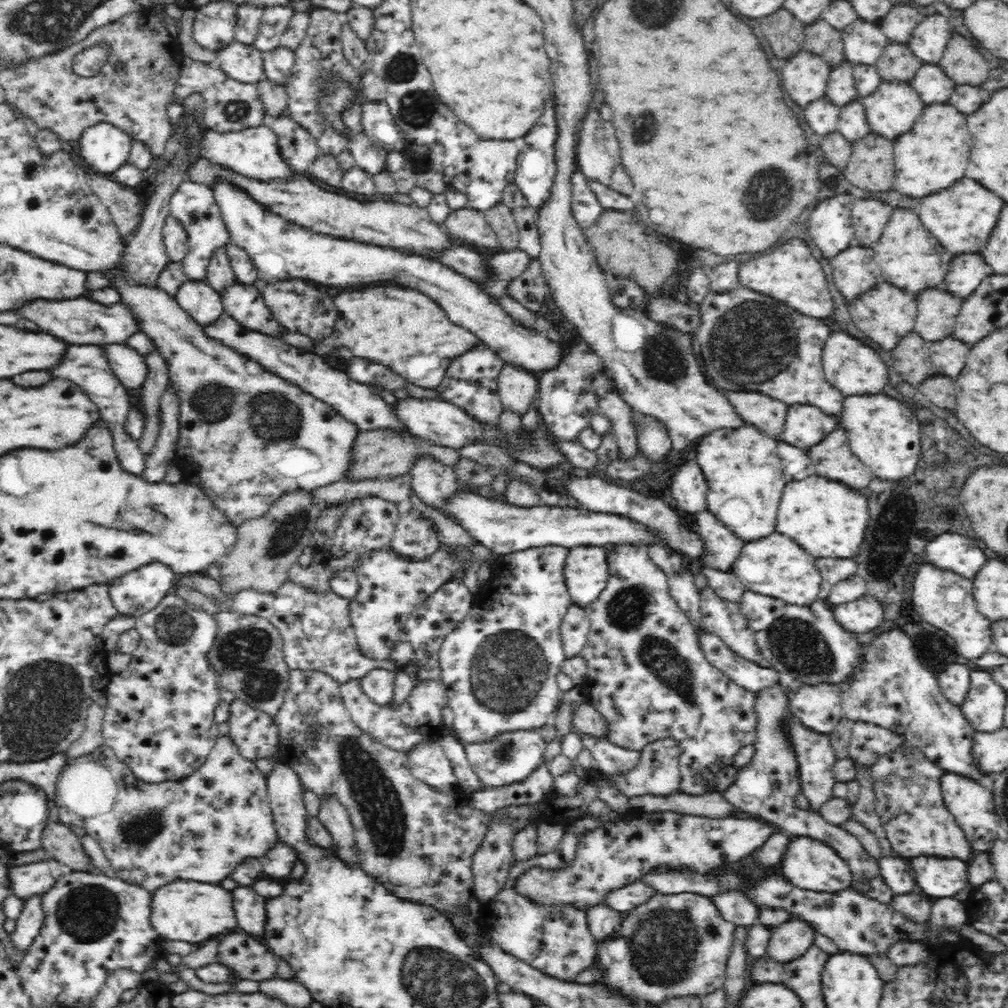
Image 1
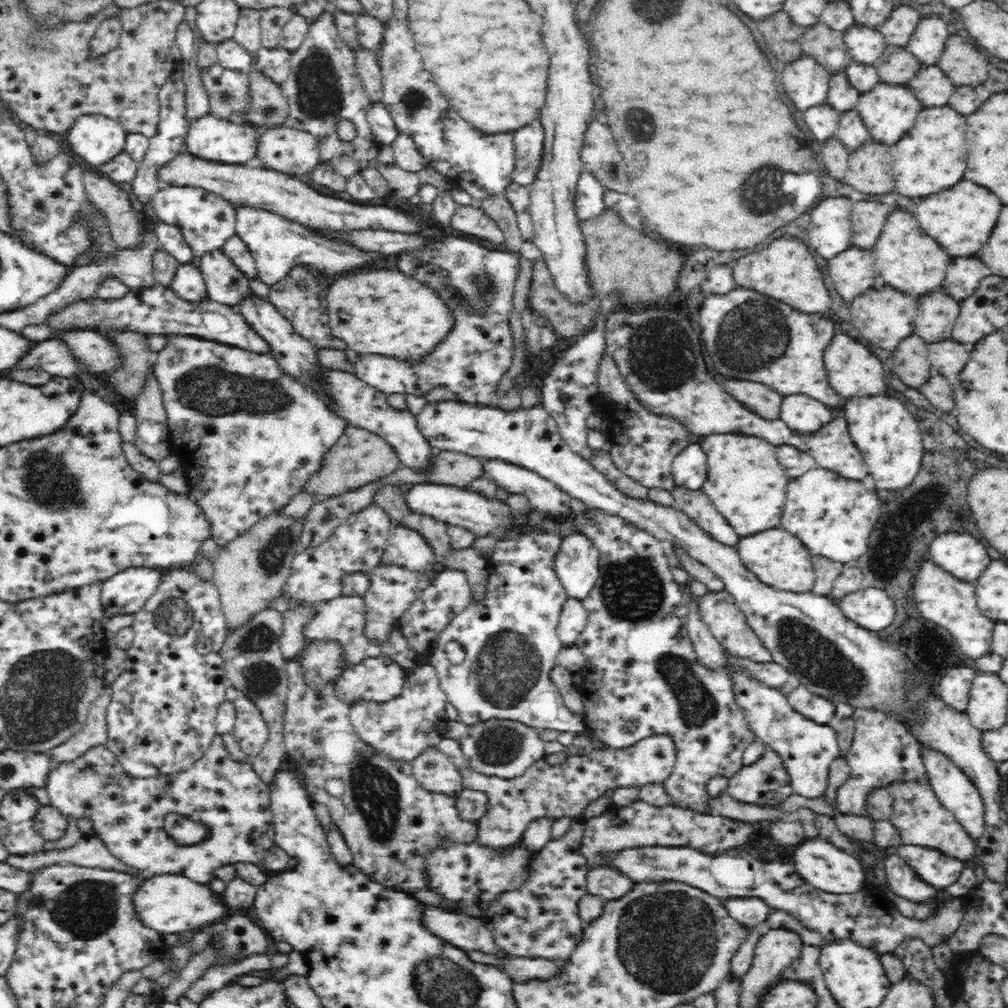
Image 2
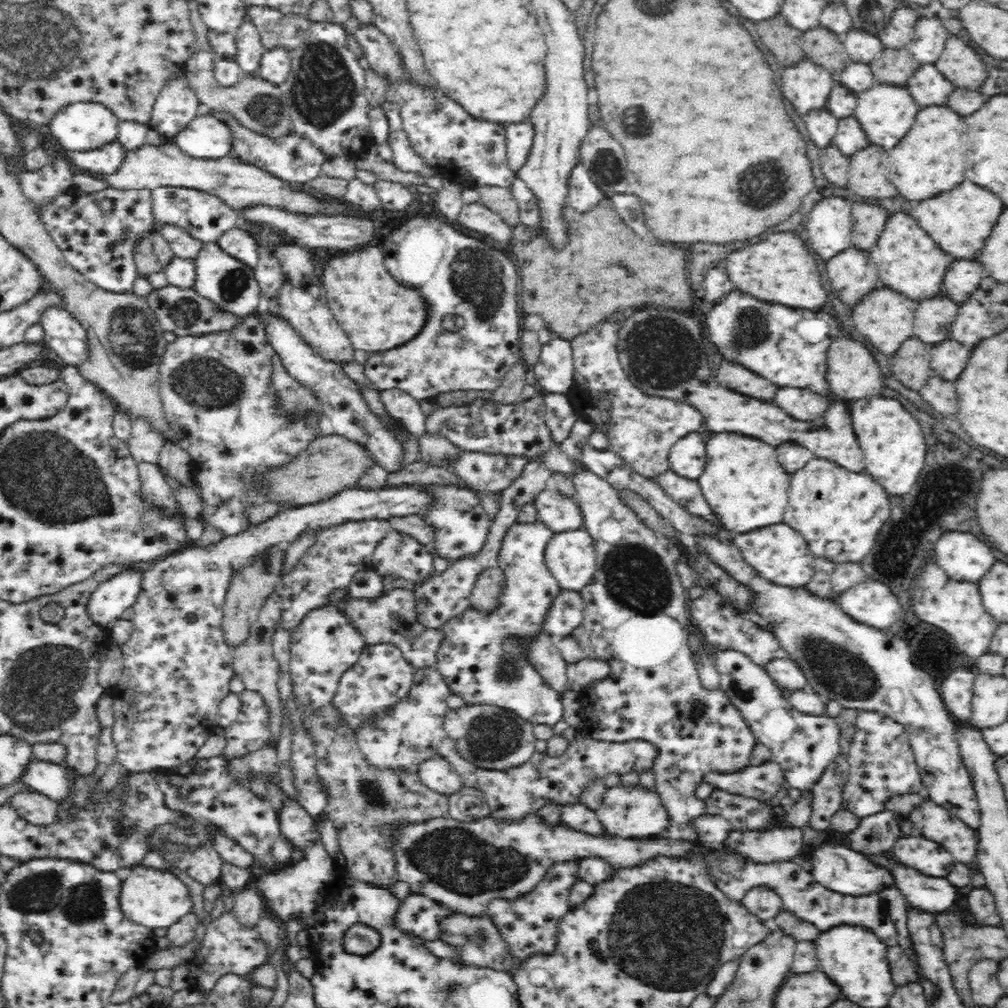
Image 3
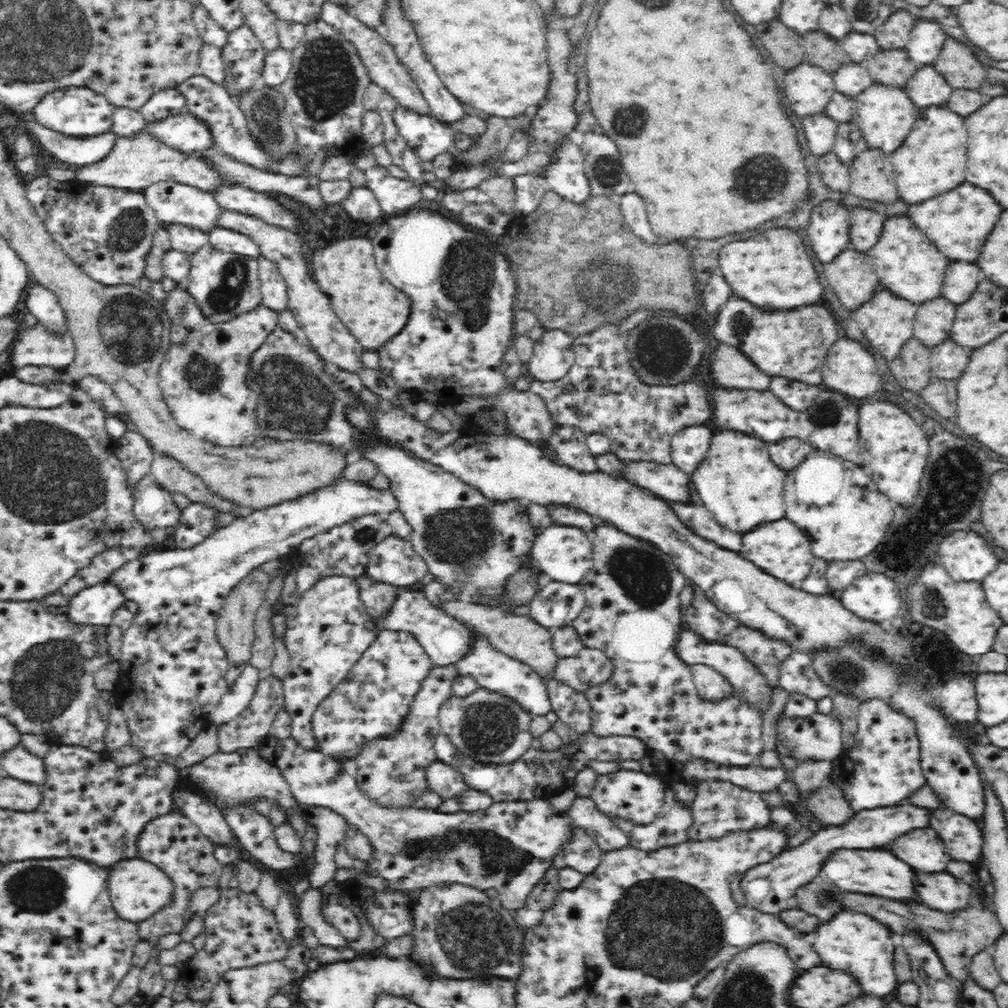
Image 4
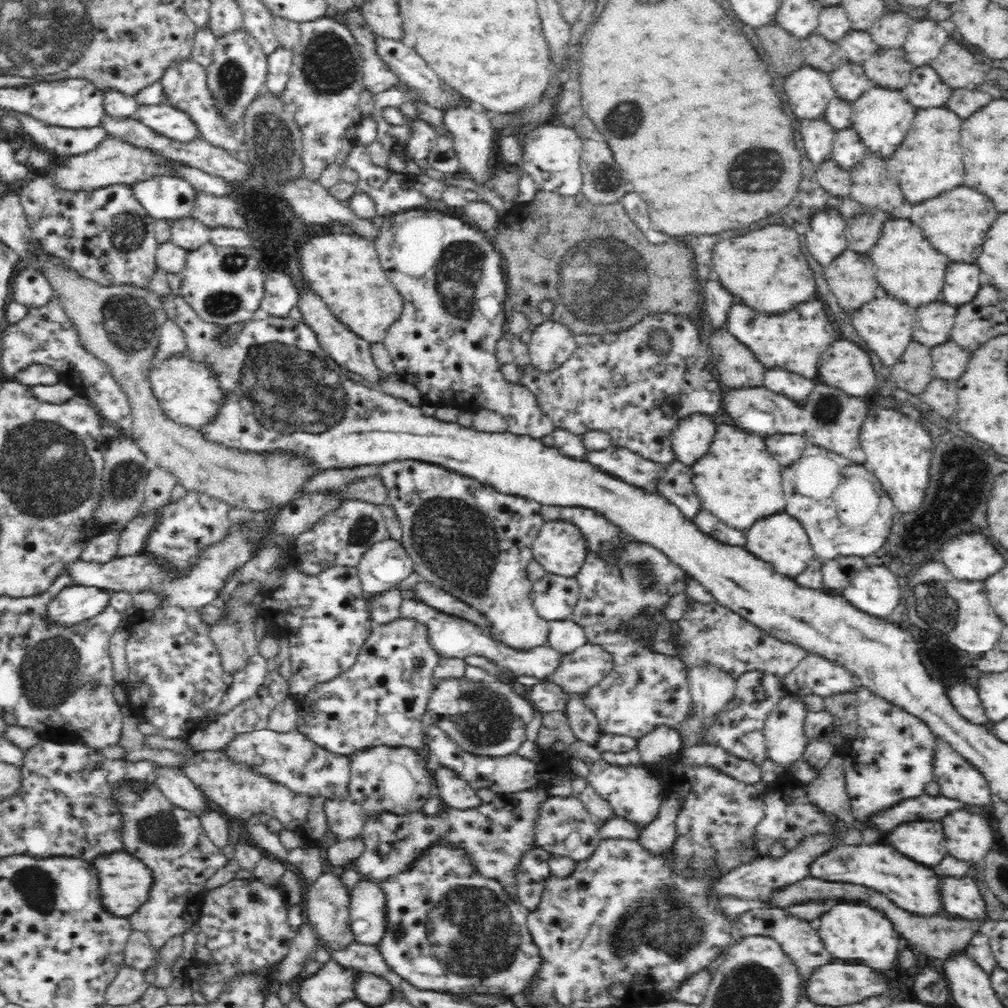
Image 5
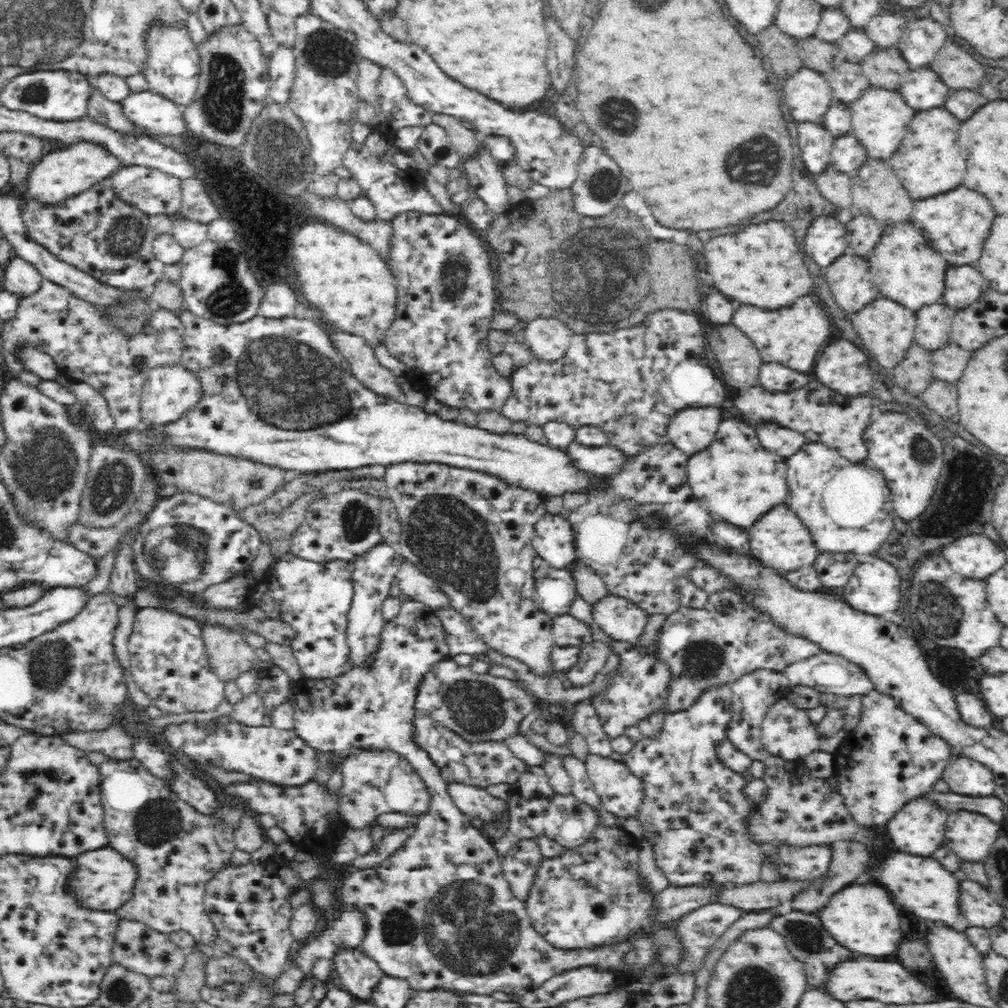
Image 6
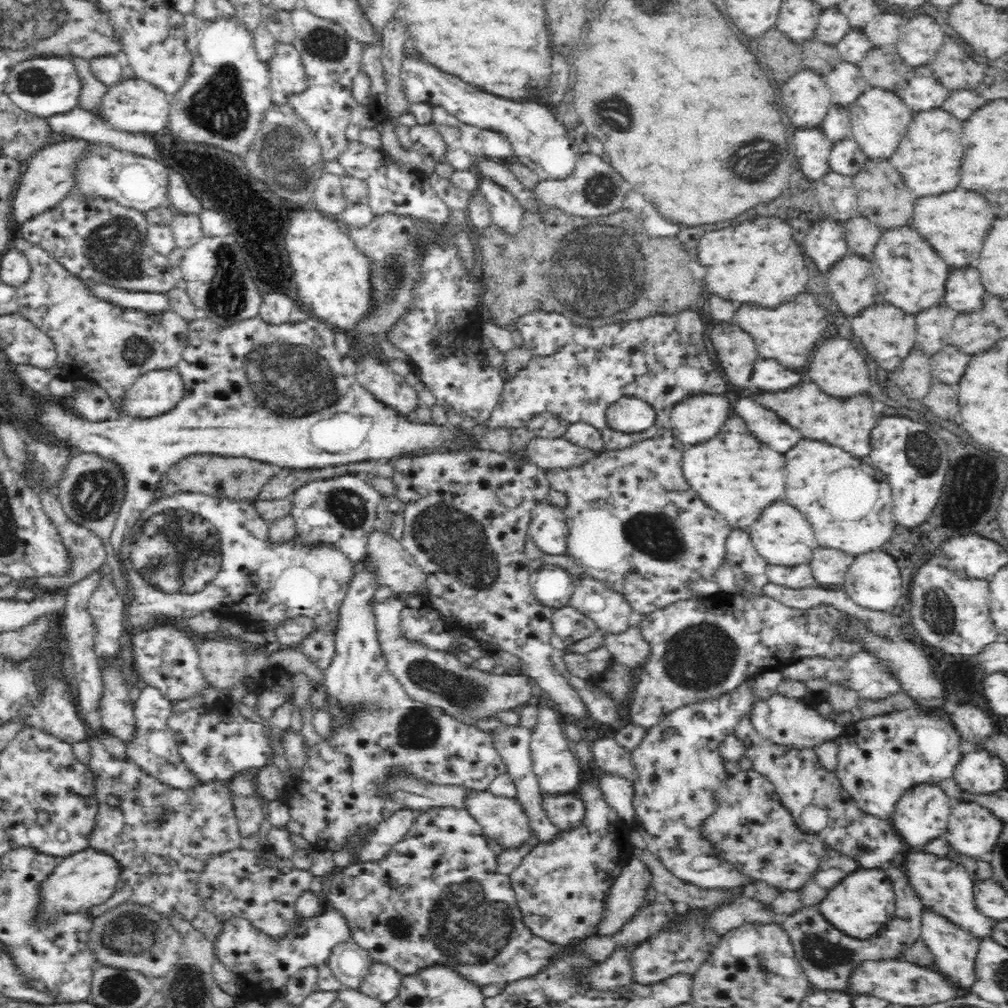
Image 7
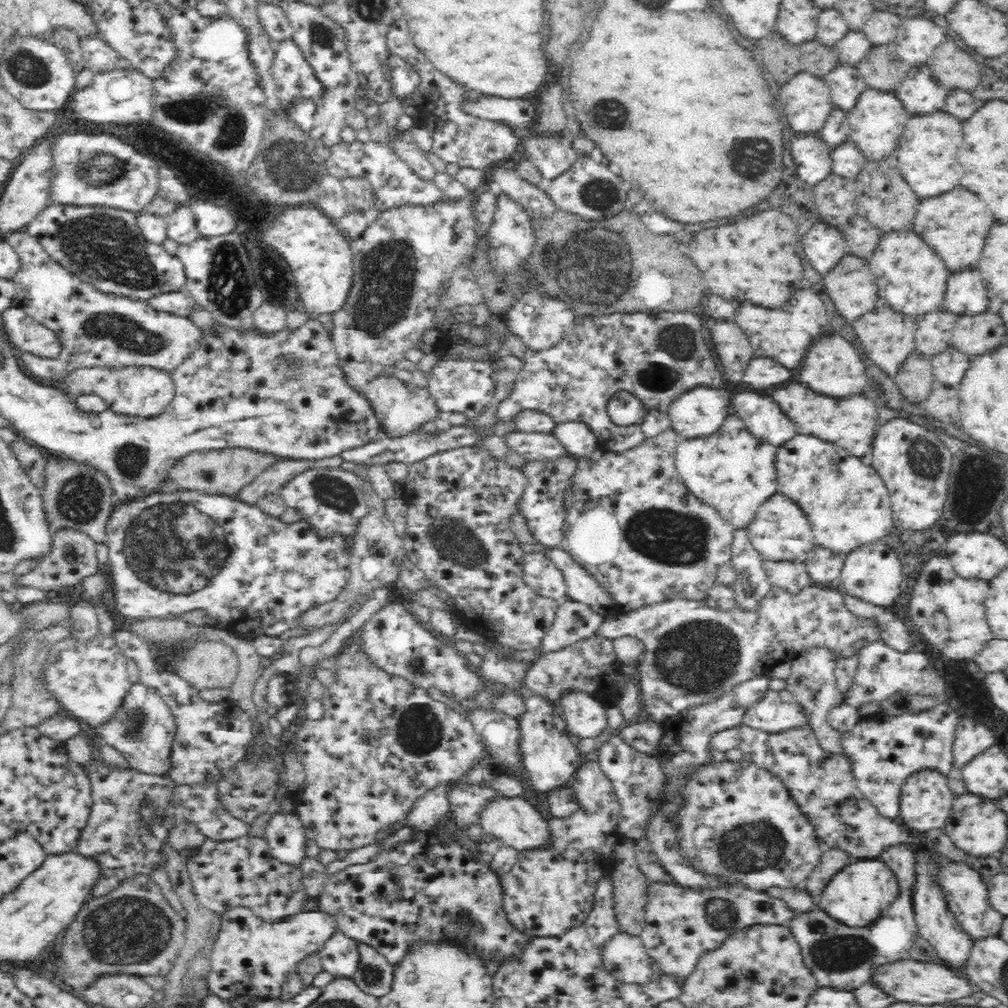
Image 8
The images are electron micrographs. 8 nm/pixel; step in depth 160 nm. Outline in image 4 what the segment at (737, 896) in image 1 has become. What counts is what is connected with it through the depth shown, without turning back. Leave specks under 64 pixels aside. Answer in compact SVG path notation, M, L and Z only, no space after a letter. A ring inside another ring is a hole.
M902 803L857 812L846 824L826 826L813 832L800 846L786 848L769 861L755 864L742 874L741 889L748 906L762 913L779 914L788 908L788 899L794 897L798 888L808 884L819 873L824 862L839 848L878 848L913 828L928 826L933 811L930 807Z

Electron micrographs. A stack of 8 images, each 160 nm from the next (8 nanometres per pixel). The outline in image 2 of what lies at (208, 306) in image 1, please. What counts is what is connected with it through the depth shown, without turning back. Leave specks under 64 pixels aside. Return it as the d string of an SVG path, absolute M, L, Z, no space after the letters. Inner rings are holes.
M194 263L180 264L168 287L184 299L199 301L207 298L203 276Z

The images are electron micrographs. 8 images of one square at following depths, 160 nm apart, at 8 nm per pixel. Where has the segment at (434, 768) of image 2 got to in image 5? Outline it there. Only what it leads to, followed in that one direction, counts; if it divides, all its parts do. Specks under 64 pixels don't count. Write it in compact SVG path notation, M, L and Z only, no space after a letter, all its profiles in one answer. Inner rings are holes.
M438 766L434 777L438 785L438 796L450 808L469 810L480 808L486 803L476 793L477 789L472 788L465 780L458 777L453 769Z

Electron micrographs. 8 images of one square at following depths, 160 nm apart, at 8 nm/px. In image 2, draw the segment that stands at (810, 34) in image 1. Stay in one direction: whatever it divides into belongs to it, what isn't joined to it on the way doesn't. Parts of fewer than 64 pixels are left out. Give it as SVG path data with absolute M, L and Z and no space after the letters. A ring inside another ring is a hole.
M822 21L814 24L814 26L807 27L803 37L800 39L801 49L804 50L803 54L810 55L816 59L827 71L831 74L842 72L854 60L848 54L844 39L843 32L830 28Z

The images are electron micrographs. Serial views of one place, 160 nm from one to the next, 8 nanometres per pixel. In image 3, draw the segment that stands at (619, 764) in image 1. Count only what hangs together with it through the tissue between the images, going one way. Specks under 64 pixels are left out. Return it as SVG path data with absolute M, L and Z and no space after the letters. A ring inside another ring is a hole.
M542 521L535 523L516 523L506 532L497 561L497 567L504 572L504 588L500 596L500 608L493 614L485 614L472 609L447 620L442 626L446 633L446 642L438 652L436 667L444 682L454 694L459 694L467 704L490 704L508 708L522 718L534 723L546 723L554 726L562 720L562 703L559 692L555 691L538 674L538 671L527 663L523 652L525 644L532 635L542 631L541 622L552 599L558 594L560 586L546 567L544 547L554 531Z

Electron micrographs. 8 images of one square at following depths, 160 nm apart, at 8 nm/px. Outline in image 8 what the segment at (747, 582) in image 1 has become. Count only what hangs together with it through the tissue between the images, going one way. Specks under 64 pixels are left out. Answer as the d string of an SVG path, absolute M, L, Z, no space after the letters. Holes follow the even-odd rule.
M782 494L770 496L756 510L756 516L746 531L750 542L762 558L774 562L801 560L813 546L816 546L811 535L809 520L806 520L804 512L790 498Z

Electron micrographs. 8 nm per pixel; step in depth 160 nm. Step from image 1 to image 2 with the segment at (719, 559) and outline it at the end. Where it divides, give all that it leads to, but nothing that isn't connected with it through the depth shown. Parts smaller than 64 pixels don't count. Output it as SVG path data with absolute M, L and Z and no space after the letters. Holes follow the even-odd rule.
M675 486L671 490L676 508L686 513L700 525L712 538L724 544L735 545L739 536L736 531L716 512L710 498L700 490L690 490L684 486Z

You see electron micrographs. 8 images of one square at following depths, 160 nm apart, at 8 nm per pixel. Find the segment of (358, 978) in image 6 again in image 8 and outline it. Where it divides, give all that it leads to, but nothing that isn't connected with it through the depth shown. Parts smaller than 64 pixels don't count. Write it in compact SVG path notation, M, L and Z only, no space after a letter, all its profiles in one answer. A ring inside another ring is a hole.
M336 931L319 950L323 971L338 978L351 978L359 966L357 942Z

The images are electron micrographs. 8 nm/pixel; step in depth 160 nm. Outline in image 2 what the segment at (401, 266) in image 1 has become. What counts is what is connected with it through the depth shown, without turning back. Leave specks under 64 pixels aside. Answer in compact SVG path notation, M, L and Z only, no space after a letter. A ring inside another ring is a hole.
M236 208L236 227L237 236L244 239L254 255L256 278L270 287L278 284L298 263L310 268L316 266L326 274L336 274L336 272L344 272L344 268L360 268L360 264L368 264L368 260L376 260L376 258L380 258L380 262L382 258L388 258L391 262L391 256L384 256L378 252L366 254L351 246L316 235L306 225L286 220L272 212L257 210L257 208Z

